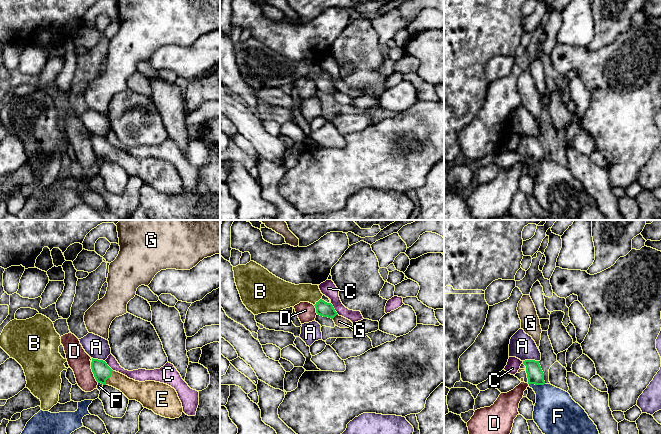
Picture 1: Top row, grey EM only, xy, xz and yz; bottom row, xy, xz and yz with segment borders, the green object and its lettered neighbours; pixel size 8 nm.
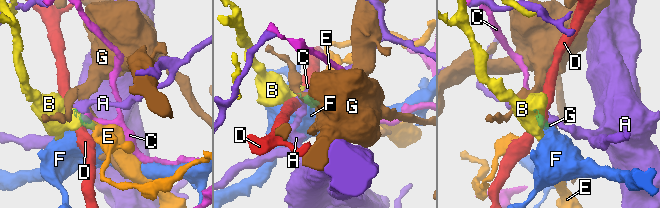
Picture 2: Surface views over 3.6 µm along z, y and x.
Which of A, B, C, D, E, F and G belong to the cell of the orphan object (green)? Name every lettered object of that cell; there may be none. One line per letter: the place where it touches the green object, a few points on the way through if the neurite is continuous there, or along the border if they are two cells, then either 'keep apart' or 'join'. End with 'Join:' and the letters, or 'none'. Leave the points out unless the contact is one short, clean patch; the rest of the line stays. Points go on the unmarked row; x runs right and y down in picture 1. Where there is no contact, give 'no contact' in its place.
A: yz (530, 136) | along yz (538, 136), (523, 137) | keep apart
B: xz (317, 78) | across xz (324, 85), (317, 78), (310, 71), (287, 71) | join
C: xz (334, 85) | along xz (330, 79), (338, 90) | keep apart
D: xy (92, 147) | along xy (90, 138), (93, 152), (98, 158) | keep apart
E: xy (109, 153) | across xy (100, 145), (109, 153), (122, 158), (134, 166) | join
F: yz (537, 160) | along yz (529, 159), (544, 160) | keep apart
G: xz (334, 92) | along xz (337, 90), (332, 94) | keep apart
Join: B, E

